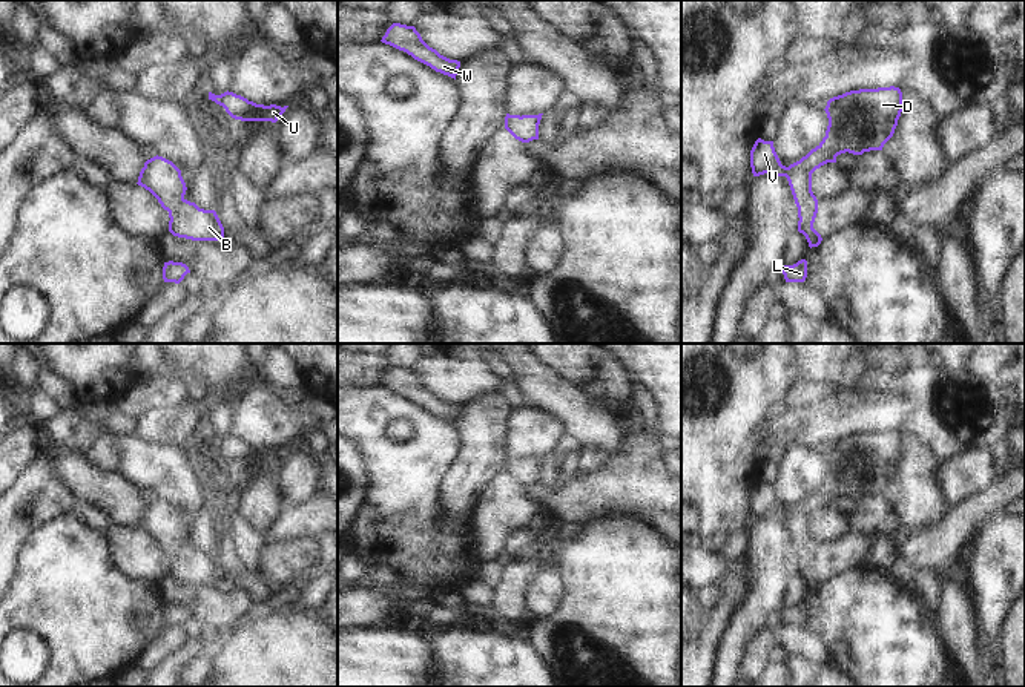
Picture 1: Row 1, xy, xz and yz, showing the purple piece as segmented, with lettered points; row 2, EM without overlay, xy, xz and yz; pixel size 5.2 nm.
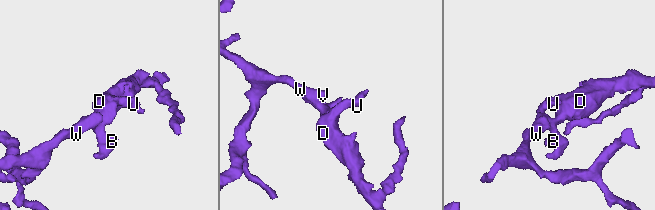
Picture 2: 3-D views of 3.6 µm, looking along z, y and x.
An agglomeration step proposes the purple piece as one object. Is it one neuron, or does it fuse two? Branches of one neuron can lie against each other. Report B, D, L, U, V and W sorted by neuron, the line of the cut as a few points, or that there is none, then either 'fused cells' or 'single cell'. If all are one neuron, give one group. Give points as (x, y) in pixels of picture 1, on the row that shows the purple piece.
groups B D L U V W; cut none; single cell

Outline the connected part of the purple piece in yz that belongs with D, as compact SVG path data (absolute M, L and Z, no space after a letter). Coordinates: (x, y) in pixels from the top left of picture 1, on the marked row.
M895 86L850 90L830 98L824 110L829 118L826 136L815 149L789 167L781 164L775 152L773 141L758 138L750 150L750 167L753 176L773 173L776 176L787 178L798 207L798 232L806 236L810 248L818 247L822 241L821 235L813 228L818 213L818 199L812 192L812 173L827 163L836 163L836 156L845 152L862 155L870 150L882 150L884 144L893 136L898 126L898 120L902 112L902 92Z

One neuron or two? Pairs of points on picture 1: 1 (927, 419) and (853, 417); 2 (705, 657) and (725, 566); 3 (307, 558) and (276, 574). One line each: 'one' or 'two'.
1: two
2: two
3: one

